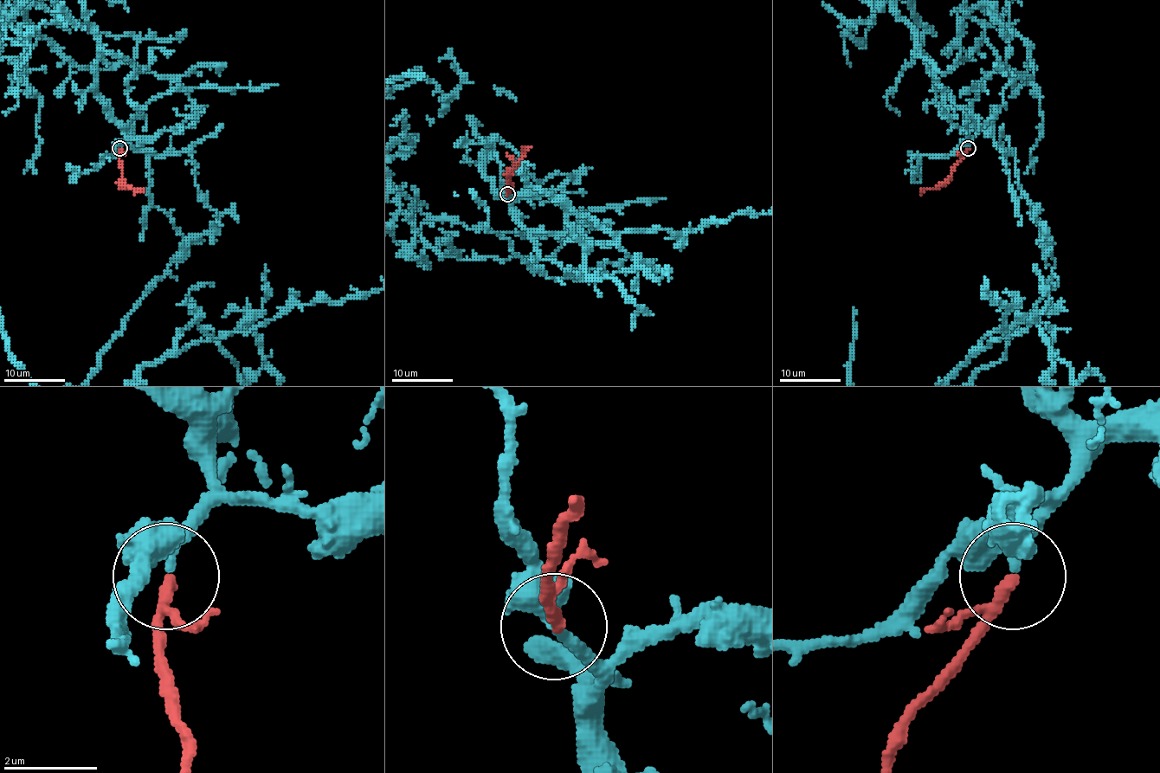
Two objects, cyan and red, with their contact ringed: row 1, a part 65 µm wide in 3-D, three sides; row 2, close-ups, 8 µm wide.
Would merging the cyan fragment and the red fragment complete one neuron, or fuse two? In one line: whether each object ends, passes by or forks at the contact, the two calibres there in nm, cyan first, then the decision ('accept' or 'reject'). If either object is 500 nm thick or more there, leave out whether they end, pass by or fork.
cyan passes by; red passes by; calibres 240 and 190 nm; accept

